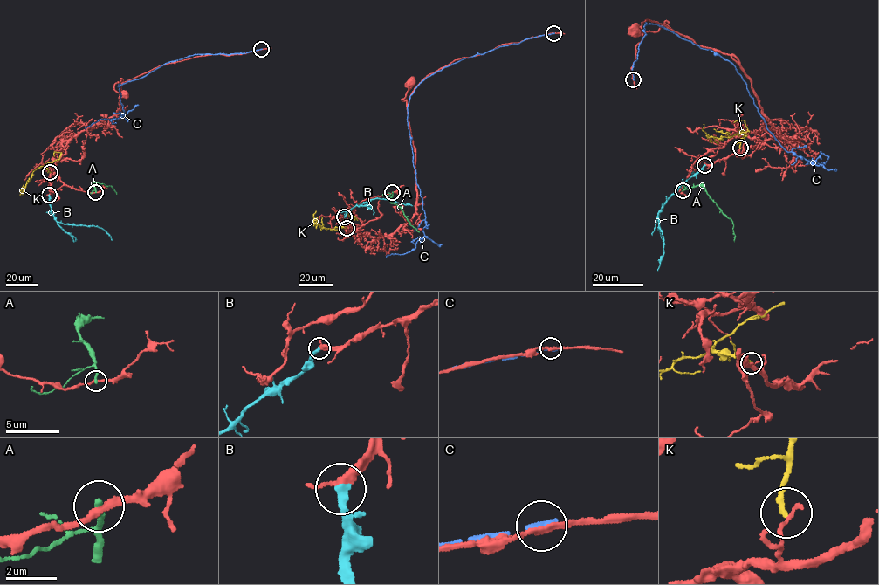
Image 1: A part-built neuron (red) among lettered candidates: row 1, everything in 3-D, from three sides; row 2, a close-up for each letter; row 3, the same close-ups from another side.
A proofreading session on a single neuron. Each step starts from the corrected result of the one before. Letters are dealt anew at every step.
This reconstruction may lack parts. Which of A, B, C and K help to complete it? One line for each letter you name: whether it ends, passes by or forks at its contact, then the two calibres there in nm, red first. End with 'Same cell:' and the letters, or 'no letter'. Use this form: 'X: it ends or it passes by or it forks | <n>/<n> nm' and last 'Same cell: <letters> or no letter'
B: it ends | 320/360 nm
Same cell: B

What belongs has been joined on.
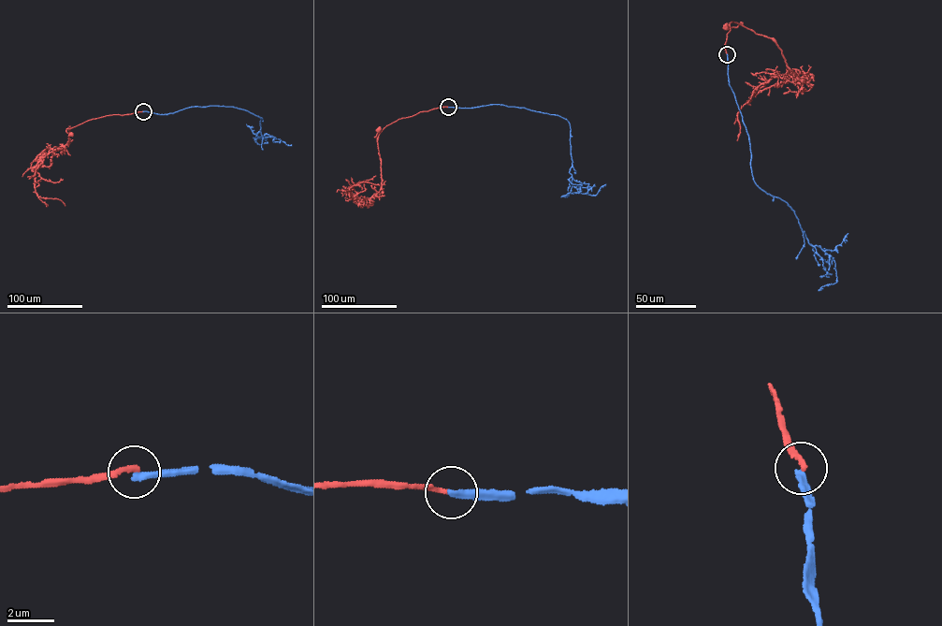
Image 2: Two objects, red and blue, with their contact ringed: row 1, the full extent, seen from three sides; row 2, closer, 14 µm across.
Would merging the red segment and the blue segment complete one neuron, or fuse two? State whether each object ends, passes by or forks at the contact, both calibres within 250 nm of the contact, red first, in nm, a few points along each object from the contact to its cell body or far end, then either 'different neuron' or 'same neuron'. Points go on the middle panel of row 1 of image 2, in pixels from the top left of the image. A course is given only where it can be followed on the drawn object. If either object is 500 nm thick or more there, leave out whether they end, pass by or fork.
red ends; blue ends; calibres 220 and 320 nm; course red (448, 107), (398, 119), (384, 127), (377, 141), (374, 137), (379, 128); course blue (448, 107), (502, 105), (566, 119), (571, 131), (572, 184), (580, 193), (592, 196), (605, 185); different neuron

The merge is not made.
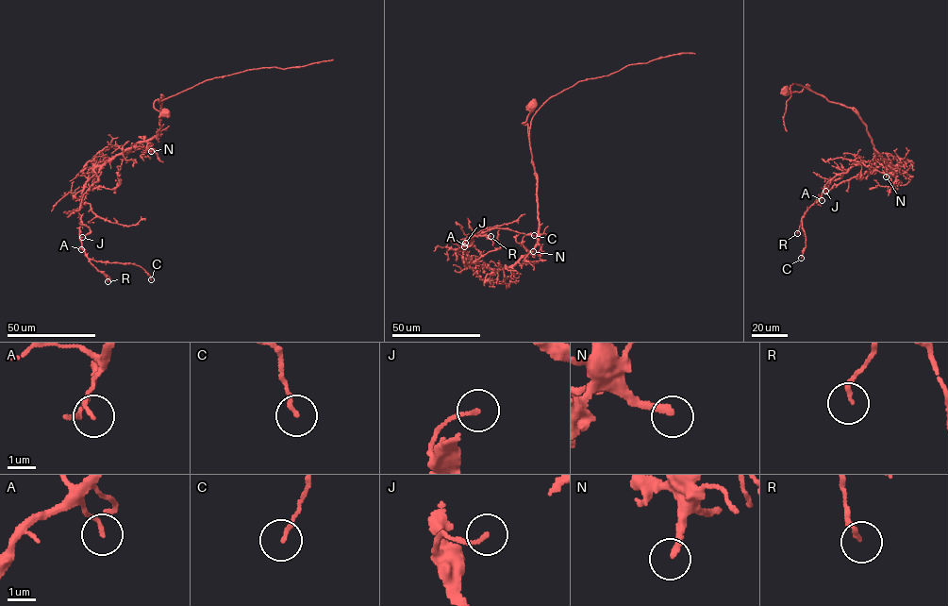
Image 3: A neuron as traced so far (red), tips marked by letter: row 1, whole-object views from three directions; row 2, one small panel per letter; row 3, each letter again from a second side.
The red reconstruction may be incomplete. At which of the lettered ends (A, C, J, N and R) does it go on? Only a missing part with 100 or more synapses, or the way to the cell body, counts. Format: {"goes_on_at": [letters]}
{"goes_on_at": ["N"]}

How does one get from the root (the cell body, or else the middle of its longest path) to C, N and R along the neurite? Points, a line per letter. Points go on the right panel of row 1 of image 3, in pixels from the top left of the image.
C: (785, 91), (807, 84), (854, 108), (878, 155), (897, 167), (874, 168), (817, 199), (802, 218), (801, 258)
N: (785, 91), (799, 92), (807, 84), (828, 101), (854, 108), (878, 155), (886, 165), (891, 167), (886, 176)
R: (785, 91), (807, 84), (854, 108), (878, 155), (897, 167), (889, 164), (834, 185), (807, 209), (797, 233)

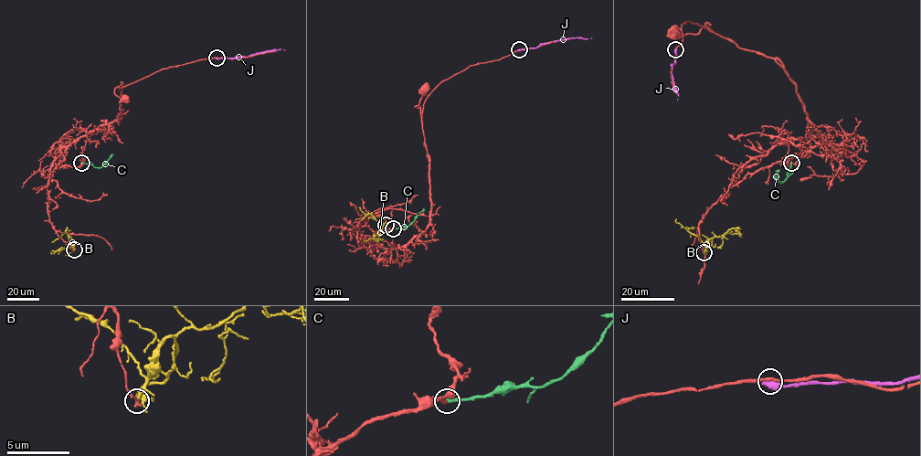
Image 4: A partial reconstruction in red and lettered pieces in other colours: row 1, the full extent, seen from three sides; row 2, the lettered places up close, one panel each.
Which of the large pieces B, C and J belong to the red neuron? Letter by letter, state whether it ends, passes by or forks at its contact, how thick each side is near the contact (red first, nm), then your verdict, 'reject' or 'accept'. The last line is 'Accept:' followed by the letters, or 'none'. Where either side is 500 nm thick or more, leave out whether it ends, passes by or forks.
B: it ends there; 190 nm thick on the red side, 280 nm on the other; reject
C: it ends there; 180 nm thick on the red side, 340 nm on the other; accept
J: 220 nm thick on the red side, 650 nm on the other; reject
Accept: C

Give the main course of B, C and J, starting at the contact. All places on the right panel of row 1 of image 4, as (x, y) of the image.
B: (703, 252), (710, 238), (720, 237), (730, 229), (735, 228), (738, 232), (727, 232)
C: (791, 163), (783, 183), (775, 174), (779, 171)
J: (676, 49), (675, 64), (671, 73), (677, 100)

